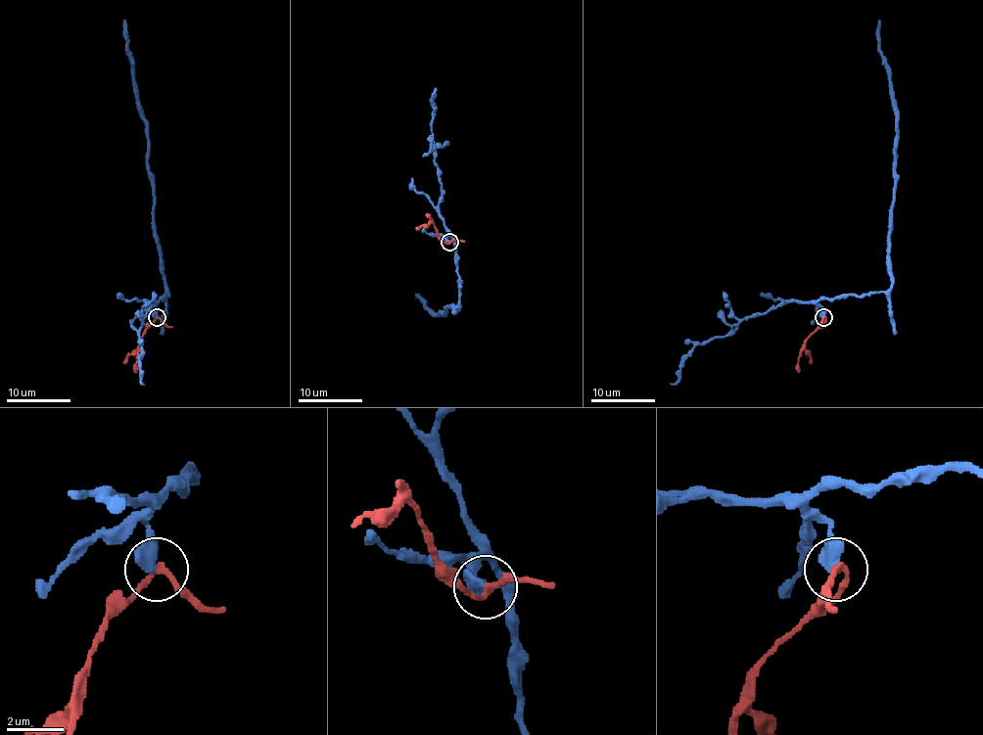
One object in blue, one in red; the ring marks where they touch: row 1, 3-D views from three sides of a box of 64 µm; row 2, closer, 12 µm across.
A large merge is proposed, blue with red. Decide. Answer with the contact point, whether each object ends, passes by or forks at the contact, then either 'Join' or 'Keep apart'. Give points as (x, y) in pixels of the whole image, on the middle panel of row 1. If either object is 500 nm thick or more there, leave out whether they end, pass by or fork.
Place: (449, 242). Keep apart

